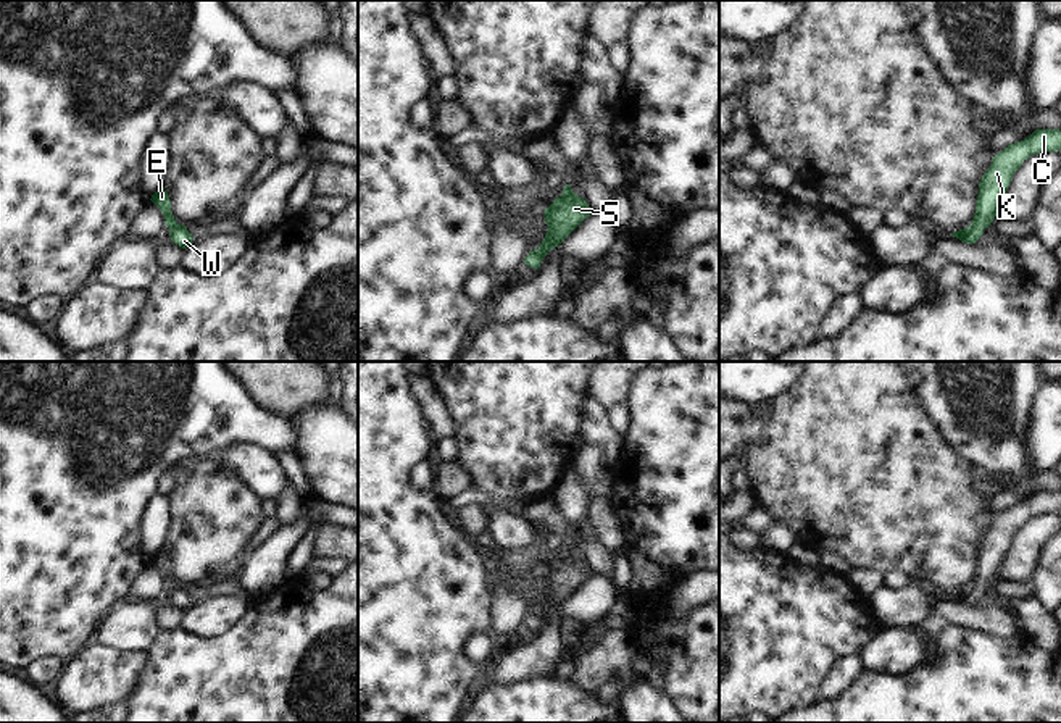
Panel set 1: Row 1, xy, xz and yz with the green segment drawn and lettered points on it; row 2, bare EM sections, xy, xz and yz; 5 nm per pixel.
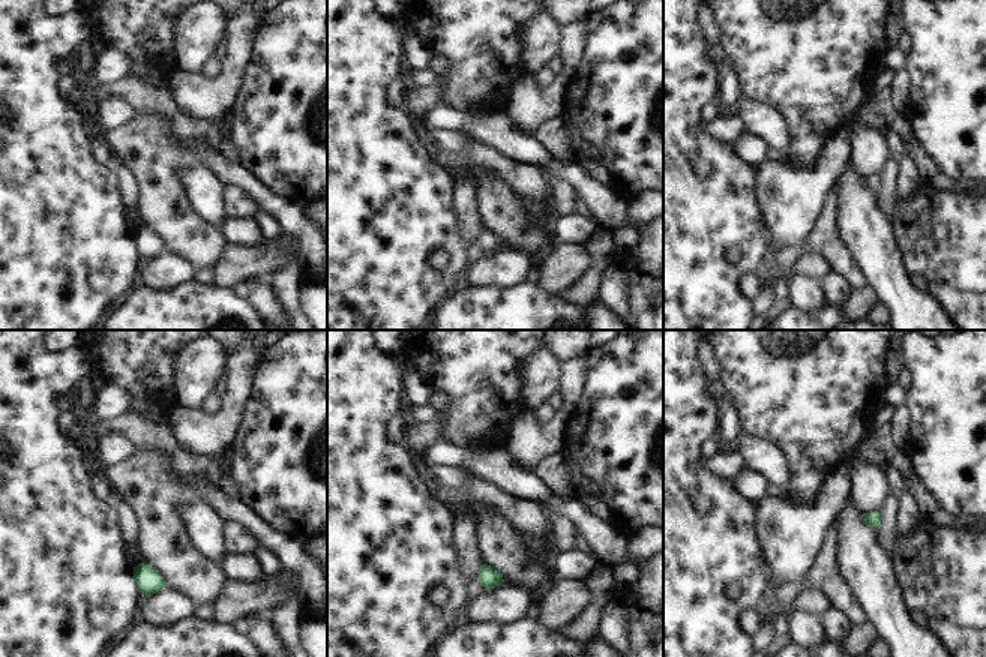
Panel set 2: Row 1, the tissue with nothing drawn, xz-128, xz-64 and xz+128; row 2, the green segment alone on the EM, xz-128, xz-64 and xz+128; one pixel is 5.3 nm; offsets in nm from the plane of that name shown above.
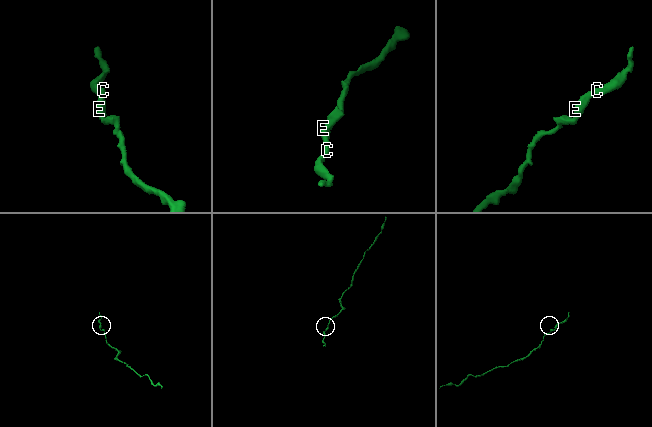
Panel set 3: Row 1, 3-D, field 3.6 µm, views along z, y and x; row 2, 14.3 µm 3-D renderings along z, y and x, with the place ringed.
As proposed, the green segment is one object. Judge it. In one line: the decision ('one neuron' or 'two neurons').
one neuron

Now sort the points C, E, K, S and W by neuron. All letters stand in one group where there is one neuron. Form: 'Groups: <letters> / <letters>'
Groups: C E K S W

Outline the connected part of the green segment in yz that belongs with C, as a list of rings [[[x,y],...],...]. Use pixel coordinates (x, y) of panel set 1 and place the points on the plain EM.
[[[1035,491],[1021,504],[1005,508],[992,520],[990,529],[984,534],[979,544],[979,557],[972,584],[950,597],[966,605],[976,605],[984,591],[995,581],[1000,562],[1006,555],[1013,536],[1030,518],[1040,513],[1059,513],[1059,491]]]

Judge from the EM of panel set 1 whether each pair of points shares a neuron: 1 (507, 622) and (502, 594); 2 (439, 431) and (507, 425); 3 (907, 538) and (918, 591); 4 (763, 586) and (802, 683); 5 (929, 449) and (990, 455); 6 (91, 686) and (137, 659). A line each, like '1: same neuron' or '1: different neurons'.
1: same neuron
2: different neurons
3: different neurons
4: same neuron
5: different neurons
6: same neuron

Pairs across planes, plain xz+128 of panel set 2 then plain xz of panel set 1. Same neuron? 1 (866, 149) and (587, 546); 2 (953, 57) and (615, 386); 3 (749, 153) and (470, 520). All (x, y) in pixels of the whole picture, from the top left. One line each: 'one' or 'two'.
1: one
2: two
3: one

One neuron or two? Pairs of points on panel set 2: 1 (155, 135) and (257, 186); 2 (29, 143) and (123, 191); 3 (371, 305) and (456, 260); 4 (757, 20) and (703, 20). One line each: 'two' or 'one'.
1: two
2: two
3: one
4: two

